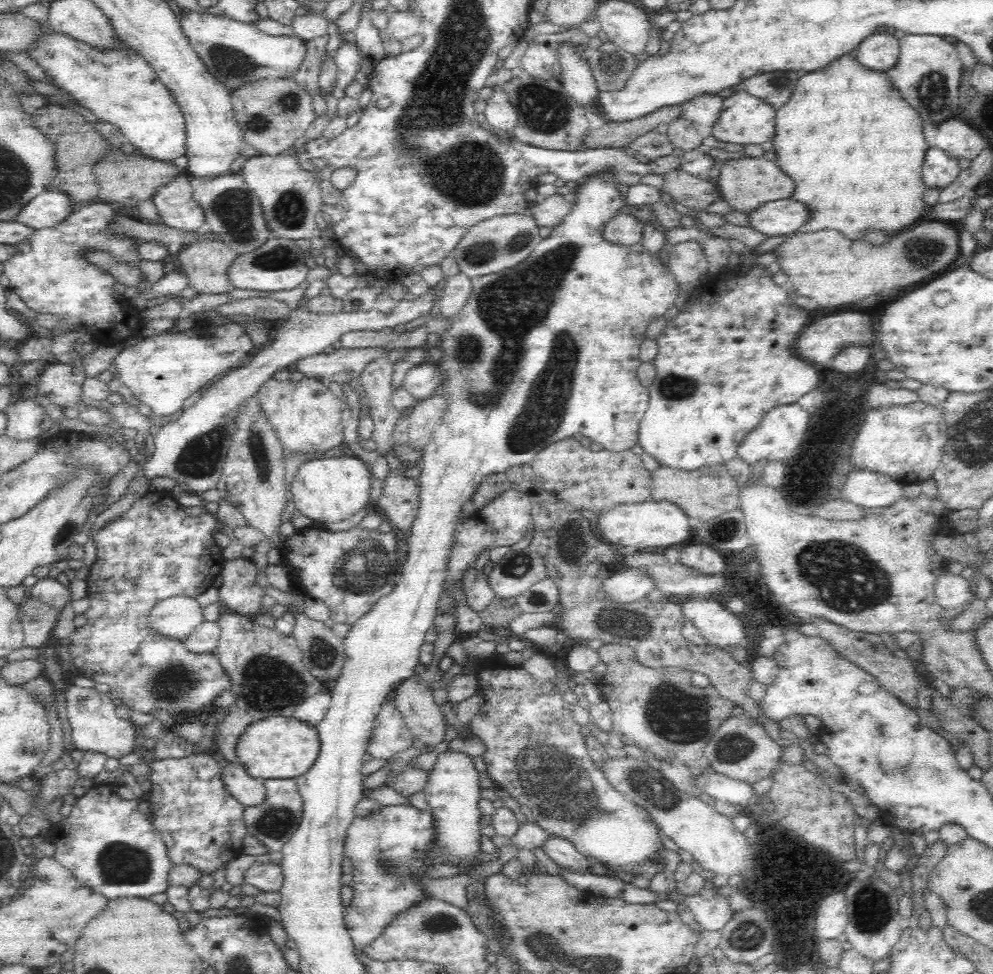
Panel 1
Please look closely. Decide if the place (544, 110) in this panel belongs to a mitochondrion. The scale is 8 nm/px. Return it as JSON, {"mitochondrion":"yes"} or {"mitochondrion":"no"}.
{"mitochondrion":"yes"}

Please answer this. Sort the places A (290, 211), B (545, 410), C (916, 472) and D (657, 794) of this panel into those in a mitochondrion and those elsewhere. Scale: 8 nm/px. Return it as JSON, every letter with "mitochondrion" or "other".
{"A":"mitochondrion","B":"mitochondrion","C":"other","D":"mitochondrion"}

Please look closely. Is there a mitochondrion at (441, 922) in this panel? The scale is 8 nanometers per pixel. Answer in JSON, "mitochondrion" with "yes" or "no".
{"mitochondrion":"yes"}

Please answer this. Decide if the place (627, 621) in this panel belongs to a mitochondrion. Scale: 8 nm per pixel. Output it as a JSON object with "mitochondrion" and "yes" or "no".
{"mitochondrion":"yes"}

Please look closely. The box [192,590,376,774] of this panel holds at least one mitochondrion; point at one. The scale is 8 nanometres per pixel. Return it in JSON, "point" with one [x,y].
{"point":[267,684]}

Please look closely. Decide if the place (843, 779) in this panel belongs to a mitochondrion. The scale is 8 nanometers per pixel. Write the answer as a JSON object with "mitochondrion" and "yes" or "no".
{"mitochondrion":"no"}

